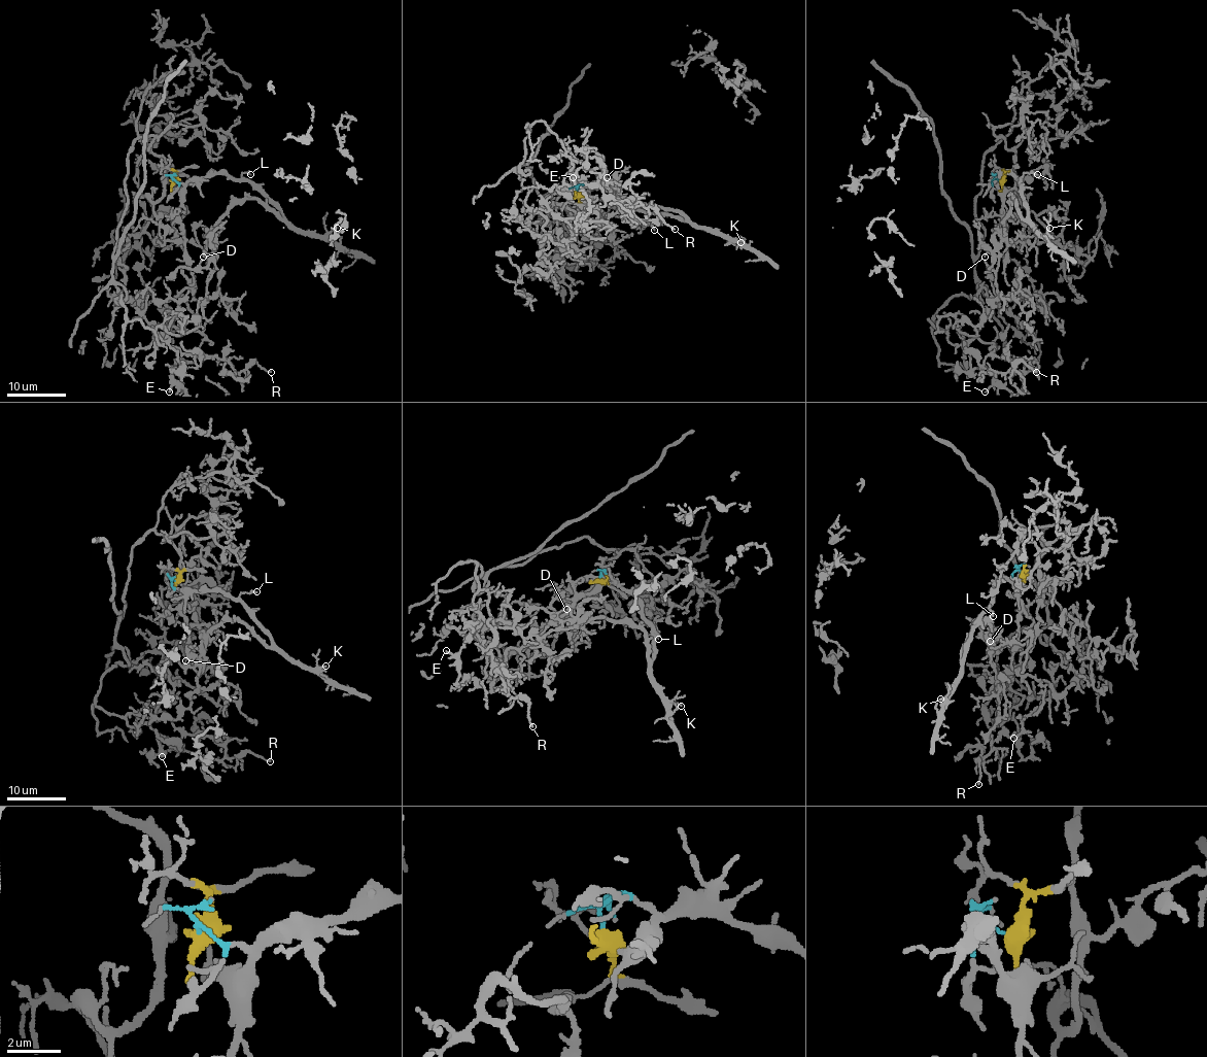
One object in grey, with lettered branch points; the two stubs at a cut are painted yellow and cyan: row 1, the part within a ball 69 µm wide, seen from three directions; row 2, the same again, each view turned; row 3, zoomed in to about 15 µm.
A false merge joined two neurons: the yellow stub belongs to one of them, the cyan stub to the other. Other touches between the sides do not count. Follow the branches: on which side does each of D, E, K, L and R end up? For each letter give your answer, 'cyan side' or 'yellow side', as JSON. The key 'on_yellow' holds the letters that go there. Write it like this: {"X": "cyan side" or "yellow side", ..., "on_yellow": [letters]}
{"D": "cyan side", "E": "yellow side", "K": "cyan side", "L": "cyan side", "R": "yellow side", "on_yellow": ["E", "R"]}

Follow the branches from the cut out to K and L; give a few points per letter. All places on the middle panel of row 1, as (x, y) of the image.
K: (577, 192), (577, 188), (584, 184), (588, 189), (614, 192), (633, 206), (665, 212), (740, 242)
L: (577, 192), (577, 188), (584, 184), (588, 189), (604, 189), (623, 196), (644, 211), (654, 230)

